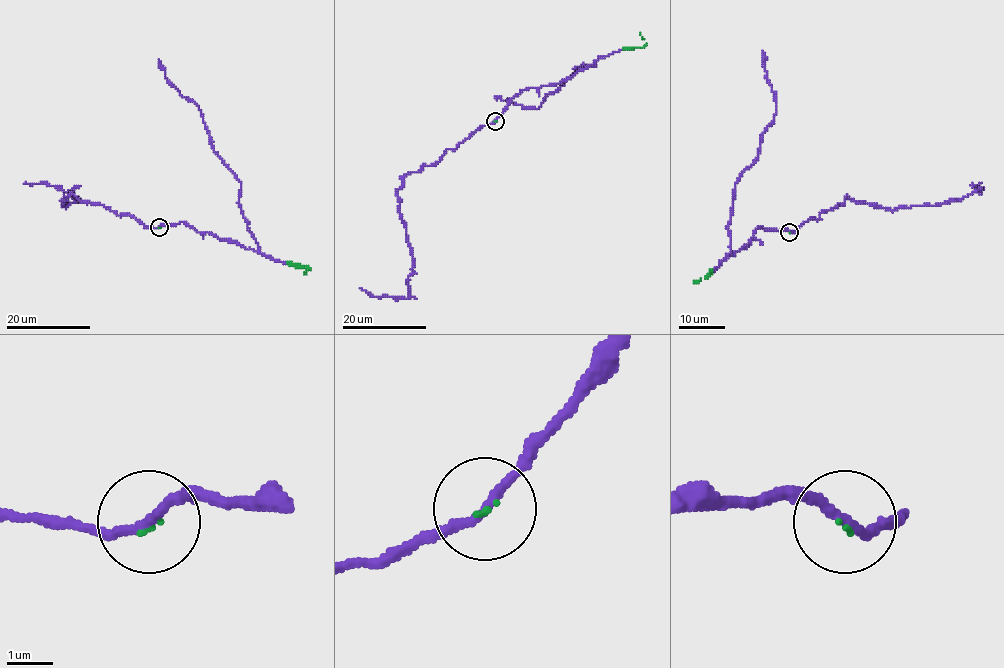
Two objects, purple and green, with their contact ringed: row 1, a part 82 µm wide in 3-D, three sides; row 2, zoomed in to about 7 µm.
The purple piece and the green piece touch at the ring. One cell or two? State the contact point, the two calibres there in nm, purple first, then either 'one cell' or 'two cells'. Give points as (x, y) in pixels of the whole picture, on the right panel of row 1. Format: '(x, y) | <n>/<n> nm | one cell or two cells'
(789, 232) | 200/60 nm | one cell

